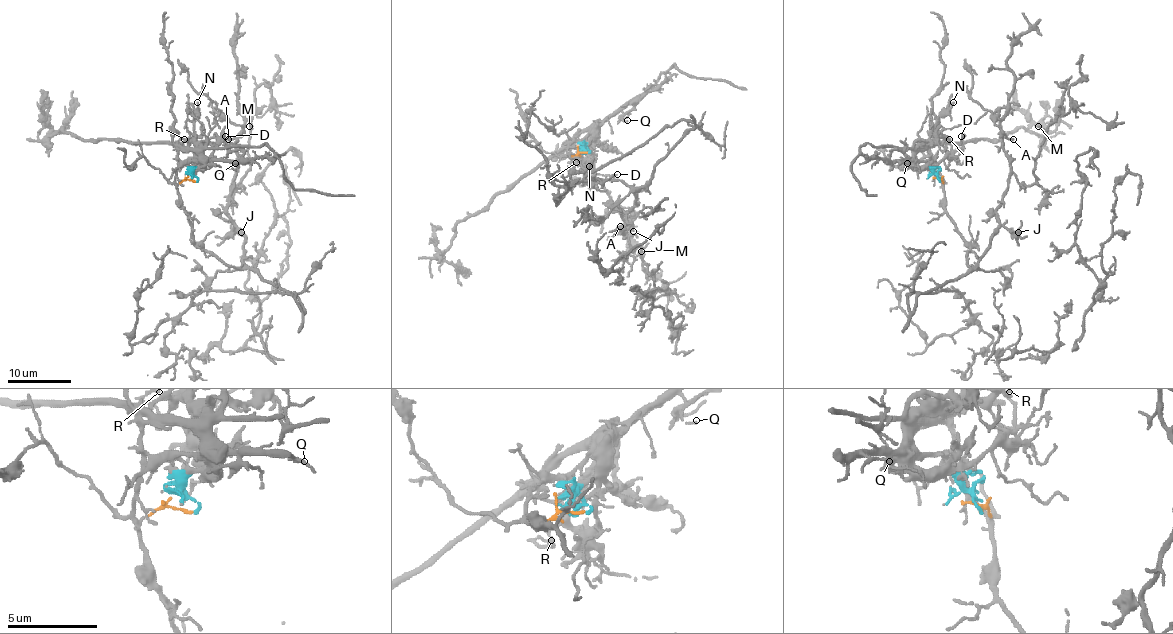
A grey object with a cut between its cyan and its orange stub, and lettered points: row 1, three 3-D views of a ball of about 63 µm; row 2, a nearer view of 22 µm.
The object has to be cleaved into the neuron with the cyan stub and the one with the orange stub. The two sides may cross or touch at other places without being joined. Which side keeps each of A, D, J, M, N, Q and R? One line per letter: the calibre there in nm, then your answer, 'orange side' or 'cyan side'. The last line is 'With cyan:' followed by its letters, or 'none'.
A: 140 nm | orange side
D: 200 nm | cyan side
J: 90 nm | orange side
M: 130 nm | orange side
N: 130 nm | cyan side
Q: 80 nm | cyan side
R: 90 nm | cyan side
With cyan: D, N, Q, R

